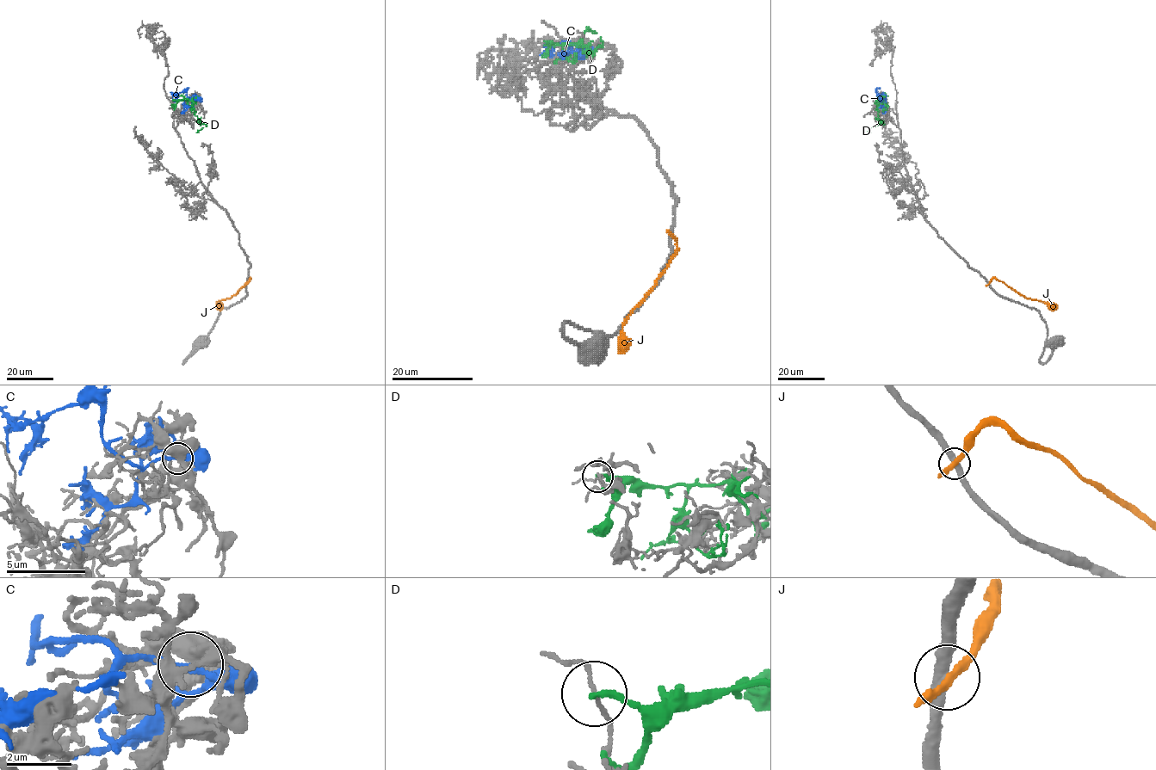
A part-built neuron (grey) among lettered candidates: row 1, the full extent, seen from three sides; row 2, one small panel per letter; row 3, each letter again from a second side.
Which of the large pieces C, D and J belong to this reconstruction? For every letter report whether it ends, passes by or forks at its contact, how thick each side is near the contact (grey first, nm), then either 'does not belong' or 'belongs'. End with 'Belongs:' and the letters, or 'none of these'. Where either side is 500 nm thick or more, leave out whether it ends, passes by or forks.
C: it passes by; 480 nm thick on the grey side, 190 nm on the other; does not belong
D: it ends there; 100 nm thick on the grey side, 200 nm on the other; does not belong
J: it passes by; 400 nm thick on the grey side, 260 nm on the other; does not belong
Belongs: none of these

